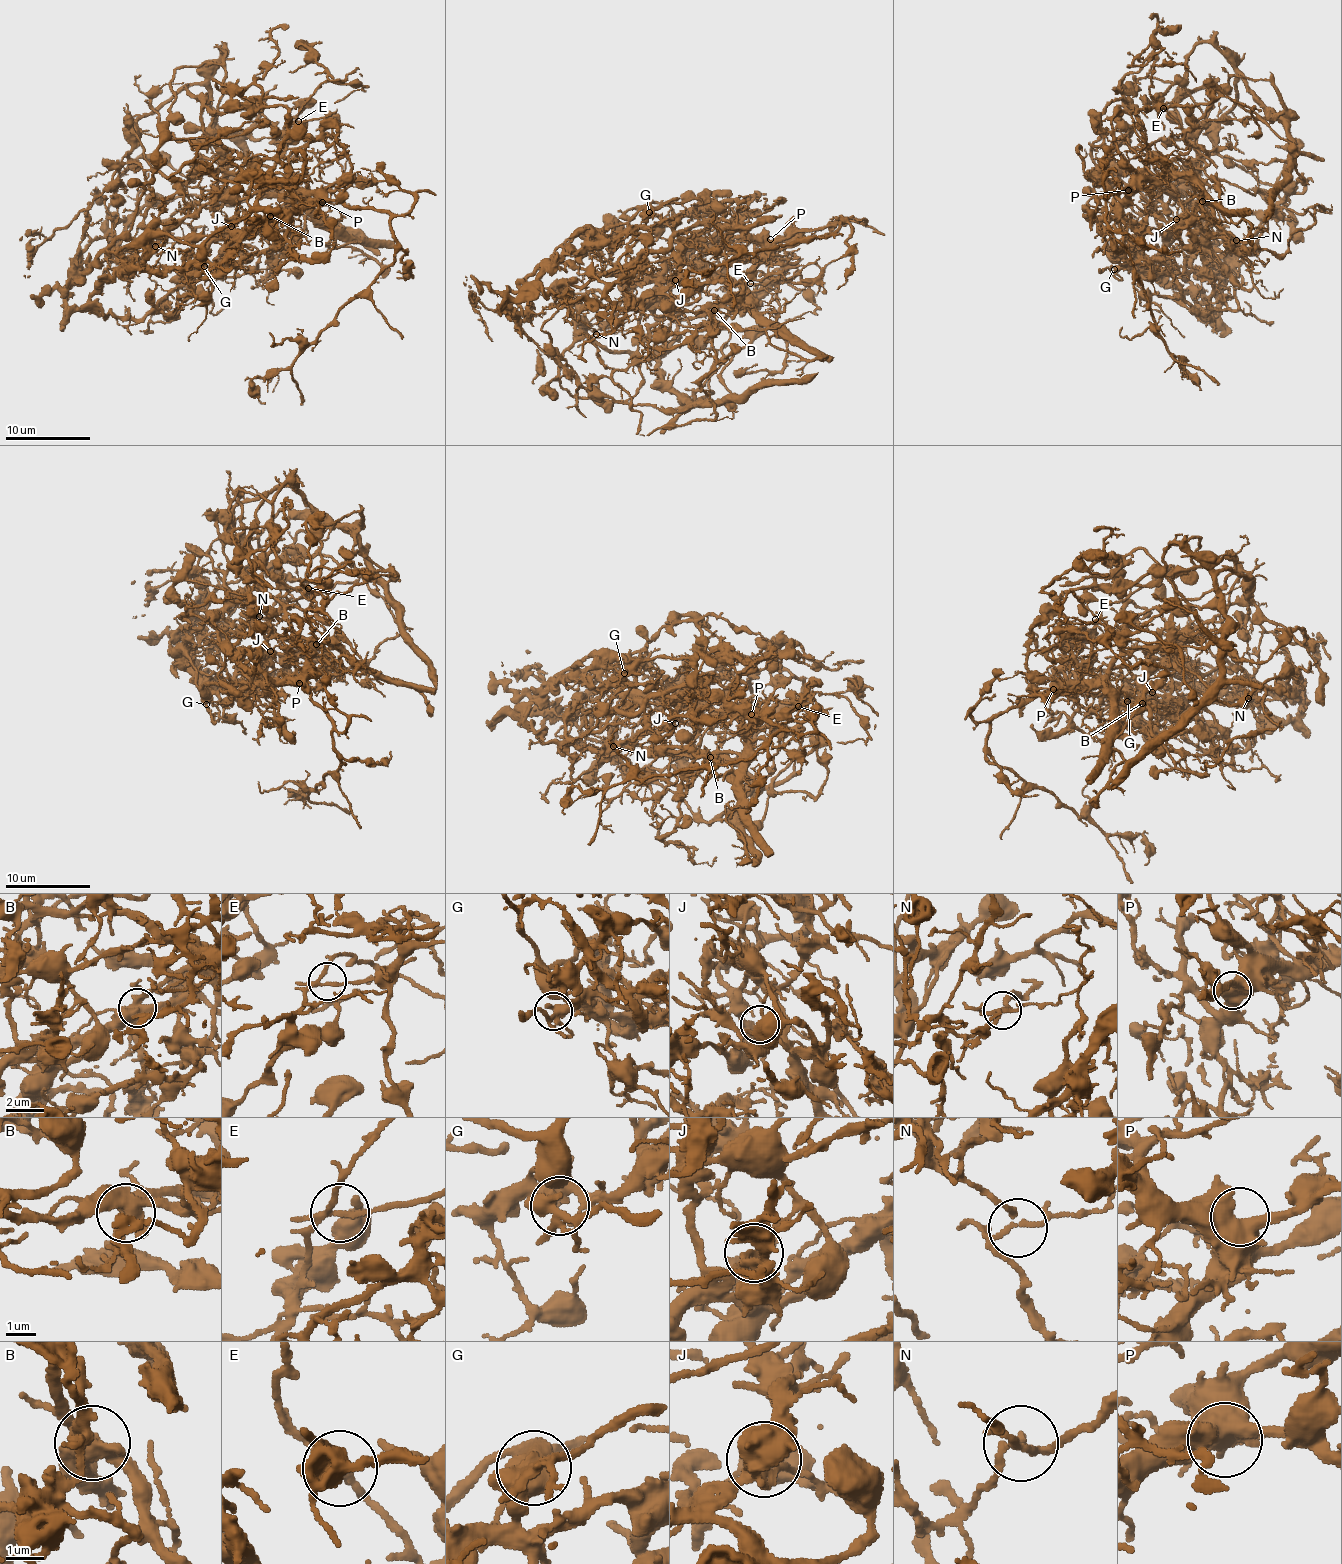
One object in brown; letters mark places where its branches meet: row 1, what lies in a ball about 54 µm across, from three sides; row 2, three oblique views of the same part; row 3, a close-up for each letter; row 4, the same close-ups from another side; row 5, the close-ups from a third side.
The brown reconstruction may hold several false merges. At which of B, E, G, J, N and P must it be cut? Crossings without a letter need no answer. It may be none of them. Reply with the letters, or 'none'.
B

